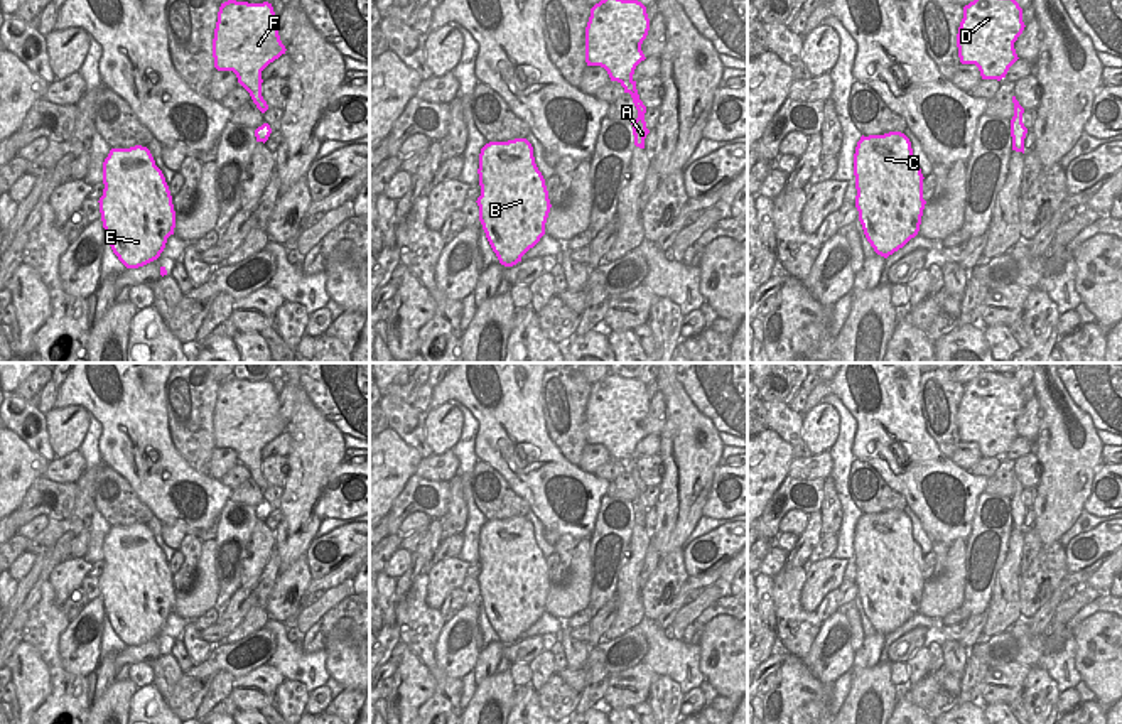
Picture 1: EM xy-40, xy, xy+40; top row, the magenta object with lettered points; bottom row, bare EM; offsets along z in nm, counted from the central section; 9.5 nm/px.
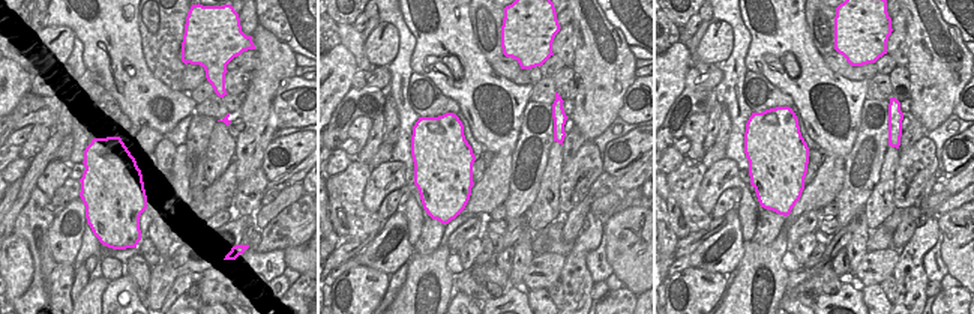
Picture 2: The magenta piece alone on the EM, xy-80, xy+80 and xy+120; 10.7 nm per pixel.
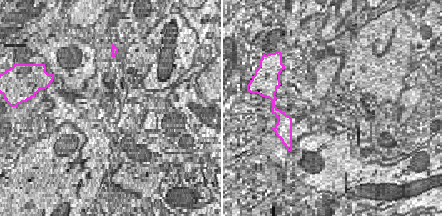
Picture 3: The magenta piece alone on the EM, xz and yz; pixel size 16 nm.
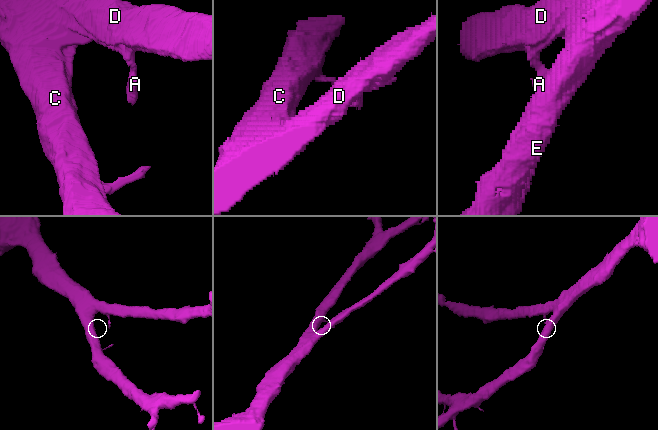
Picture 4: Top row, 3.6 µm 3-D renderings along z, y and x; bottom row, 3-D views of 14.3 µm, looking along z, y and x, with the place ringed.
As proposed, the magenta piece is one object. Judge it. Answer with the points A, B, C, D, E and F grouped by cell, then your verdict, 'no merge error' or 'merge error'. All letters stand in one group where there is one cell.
A B C D E F; no merge error

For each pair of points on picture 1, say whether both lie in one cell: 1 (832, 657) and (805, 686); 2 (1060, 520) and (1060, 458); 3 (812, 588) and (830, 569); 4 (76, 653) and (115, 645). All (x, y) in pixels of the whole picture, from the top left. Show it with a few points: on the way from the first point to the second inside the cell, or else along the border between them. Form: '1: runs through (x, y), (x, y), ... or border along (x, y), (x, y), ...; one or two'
1: border along (802, 662), (822, 686); two
2: runs through (1060, 505), (1060, 473); one
3: runs through (817, 583), (825, 574); one
4: border along (107, 616), (102, 626), (102, 655), (98, 659); two

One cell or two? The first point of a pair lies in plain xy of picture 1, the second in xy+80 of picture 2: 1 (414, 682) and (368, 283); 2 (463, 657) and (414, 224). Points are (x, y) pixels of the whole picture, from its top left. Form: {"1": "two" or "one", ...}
{"1": "one", "2": "two"}

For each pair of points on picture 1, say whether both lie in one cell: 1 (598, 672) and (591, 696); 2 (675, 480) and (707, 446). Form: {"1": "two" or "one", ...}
{"1": "one", "2": "one"}

